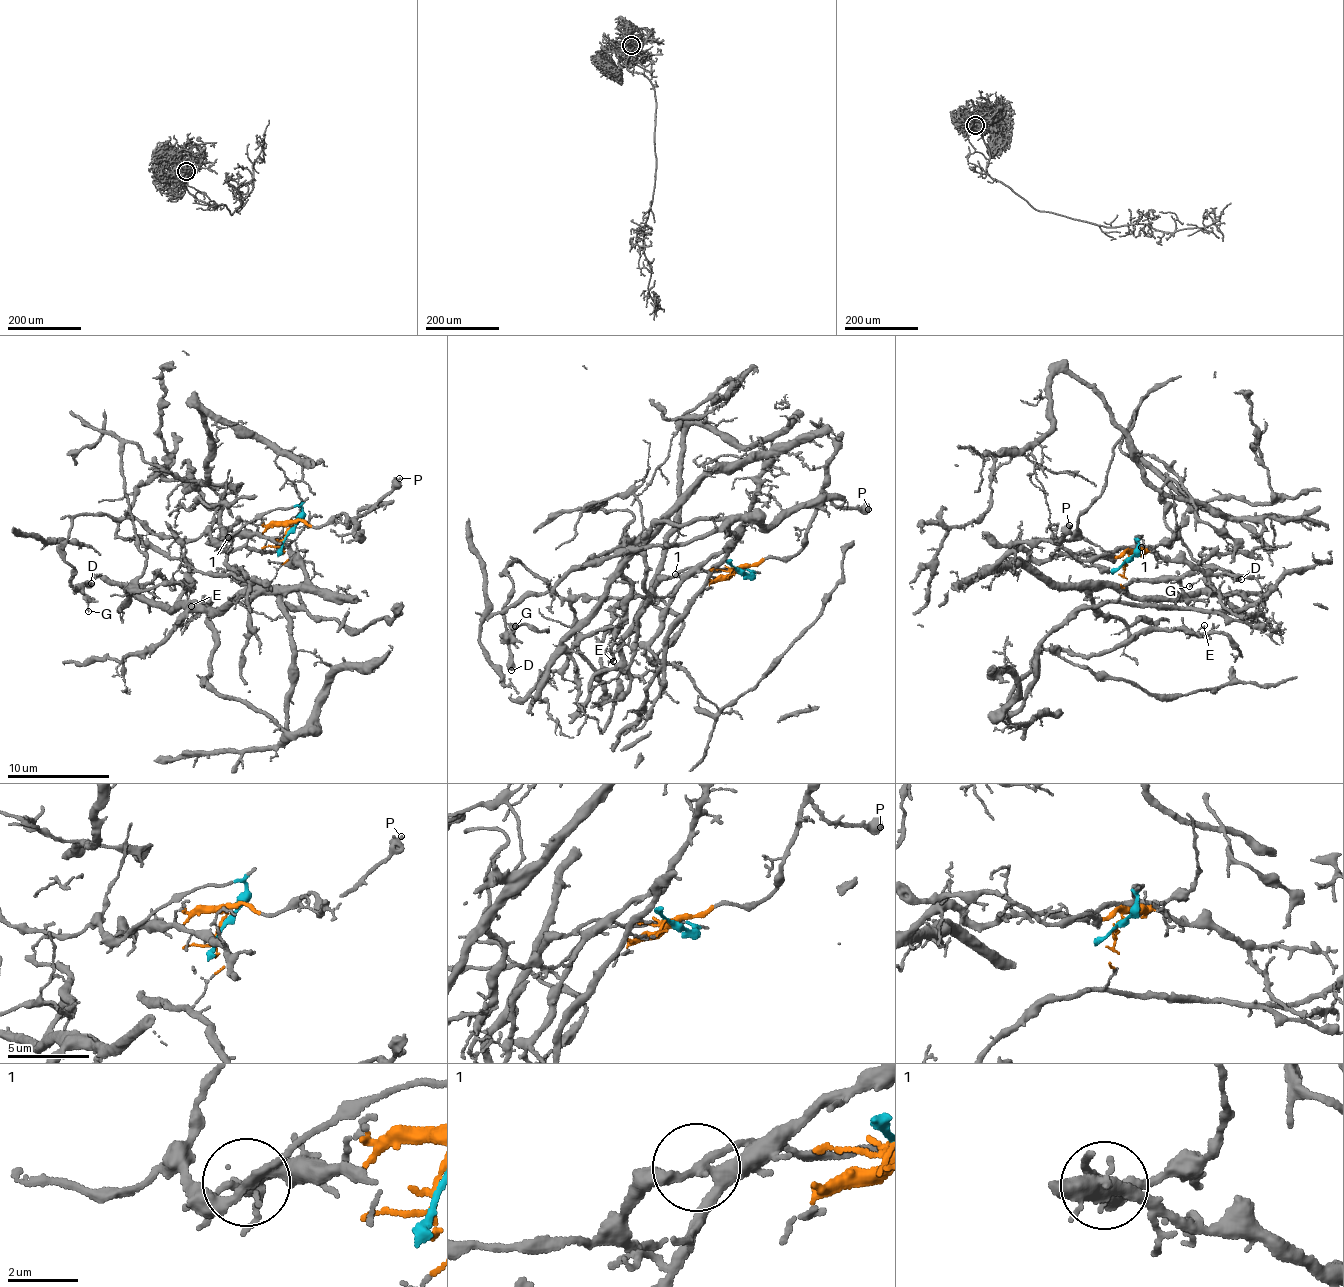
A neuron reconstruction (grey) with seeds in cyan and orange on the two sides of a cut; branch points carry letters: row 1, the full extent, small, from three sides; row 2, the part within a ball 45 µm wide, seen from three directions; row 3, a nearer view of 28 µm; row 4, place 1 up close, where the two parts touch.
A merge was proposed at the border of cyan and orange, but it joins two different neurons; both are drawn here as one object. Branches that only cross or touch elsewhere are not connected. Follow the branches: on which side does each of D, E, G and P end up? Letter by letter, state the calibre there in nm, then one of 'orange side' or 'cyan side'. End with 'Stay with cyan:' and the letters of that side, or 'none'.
D: 440 nm | cyan side
E: 110 nm | orange side
G: 110 nm | cyan side
P: 500 nm | orange side
Stay with cyan: D, G

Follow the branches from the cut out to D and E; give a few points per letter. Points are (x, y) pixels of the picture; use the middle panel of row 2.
D: (737, 570), (750, 575), (693, 567), (627, 599), (579, 599), (515, 560), (505, 571), (511, 670)
E: (735, 569), (712, 576), (739, 527), (728, 536), (713, 517), (651, 529), (648, 606), (637, 641), (613, 662)

